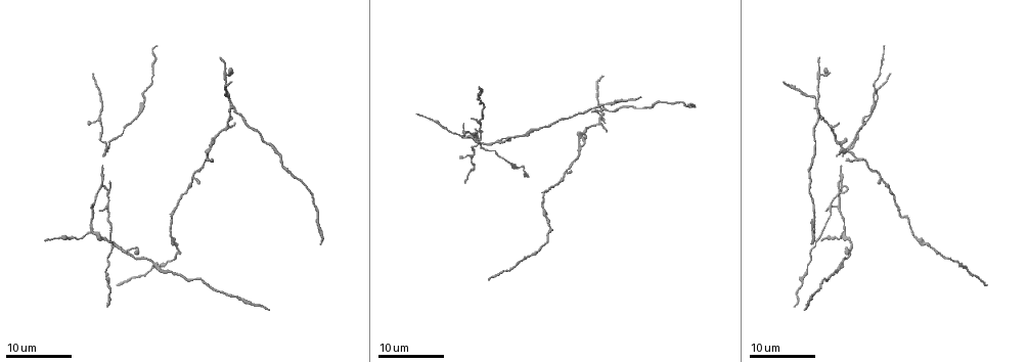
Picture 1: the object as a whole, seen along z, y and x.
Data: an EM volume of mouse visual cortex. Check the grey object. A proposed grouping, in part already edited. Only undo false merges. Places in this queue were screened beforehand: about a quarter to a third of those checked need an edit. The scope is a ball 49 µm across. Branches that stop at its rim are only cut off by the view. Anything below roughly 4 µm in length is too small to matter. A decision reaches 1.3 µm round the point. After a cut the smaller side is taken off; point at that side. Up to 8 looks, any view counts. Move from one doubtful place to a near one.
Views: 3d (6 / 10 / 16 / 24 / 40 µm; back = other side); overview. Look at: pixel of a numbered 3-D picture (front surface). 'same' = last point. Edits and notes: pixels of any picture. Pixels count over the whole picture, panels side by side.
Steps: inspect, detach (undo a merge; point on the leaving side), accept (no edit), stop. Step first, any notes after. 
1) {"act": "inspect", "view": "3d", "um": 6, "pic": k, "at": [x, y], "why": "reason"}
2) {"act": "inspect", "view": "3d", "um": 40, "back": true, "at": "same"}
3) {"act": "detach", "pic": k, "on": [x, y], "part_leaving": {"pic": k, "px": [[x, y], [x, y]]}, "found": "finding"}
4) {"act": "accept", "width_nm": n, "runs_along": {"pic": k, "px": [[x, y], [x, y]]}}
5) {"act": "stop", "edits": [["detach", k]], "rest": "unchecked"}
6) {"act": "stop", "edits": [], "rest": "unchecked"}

{"act": "inspect", "view": "3d", "um": 24, "pic": 1, "at": [89, 232], "why": "arms part here"}

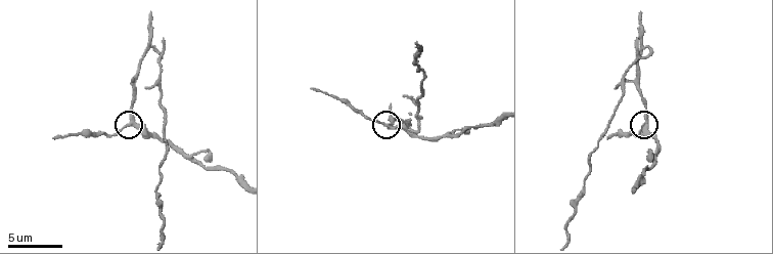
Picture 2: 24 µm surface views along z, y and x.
{"act": "inspect", "view": "3d", "um": 6, "pic": 2, "at": [130, 124]}

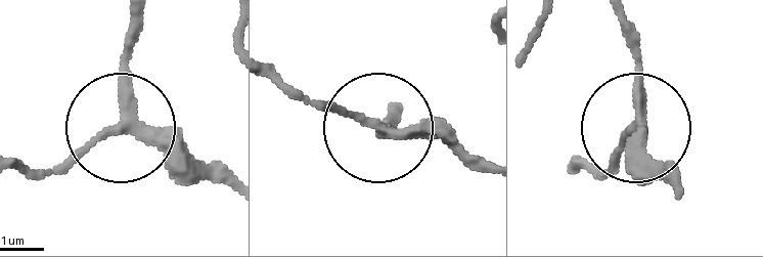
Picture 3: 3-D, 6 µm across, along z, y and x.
{"act": "accept", "width_nm": 230, "found": "one neuron here"}

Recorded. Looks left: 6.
{"act": "inspect", "view": "3d", "um": 16, "pic": 2, "at": [200, 162], "why": "thin arm on a thick one"}

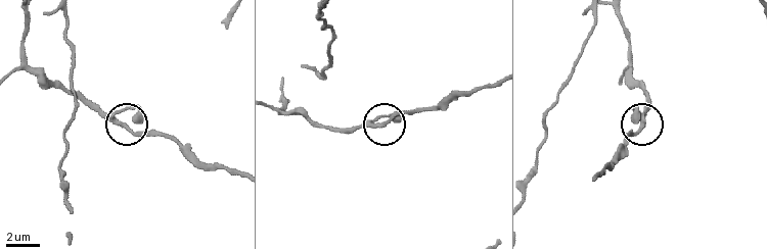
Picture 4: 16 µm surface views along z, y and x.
{"act": "accept", "found": "all the same neuron"}

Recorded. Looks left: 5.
{"act": "inspect", "view": "3d", "um": 24, "pic": 1, "at": [233, 108], "why": "side arm on a straight run"}

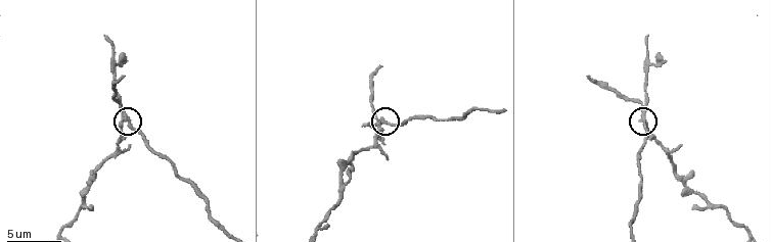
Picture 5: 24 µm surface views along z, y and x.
{"act": "inspect", "view": "3d", "um": 6, "pic": 5, "at": [642, 117]}

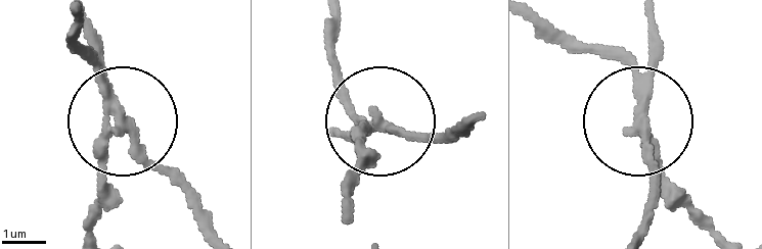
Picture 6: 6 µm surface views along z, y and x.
{"act": "detach", "pic": 6, "on": [105, 167], "width_nm": 230, "part_leaving": {"pic": 6, "px": [[108, 102], [108, 198], [90, 231]]}, "found": "a second neuron is stuck on"}

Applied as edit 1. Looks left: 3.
{"act": "inspect", "view": "3d", "um": 10, "pic": 2, "at": [407, 124], "why": "three arms meet"}

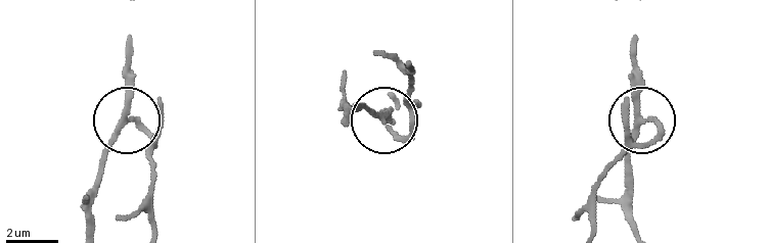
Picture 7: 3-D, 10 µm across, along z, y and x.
{"act": "detach", "pic": 7, "on": [159, 130], "side_arm_um": 24, "part_leaving": {"pic": 7, "px": [[642, 122], [652, 124], [652, 135], [598, 188], [593, 227]]}, "found": "a second neuron is stuck on"}

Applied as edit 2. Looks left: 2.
{"act": "stop", "edits": [["detach", 6], ["detach", 7]], "rest": "unchecked"}

